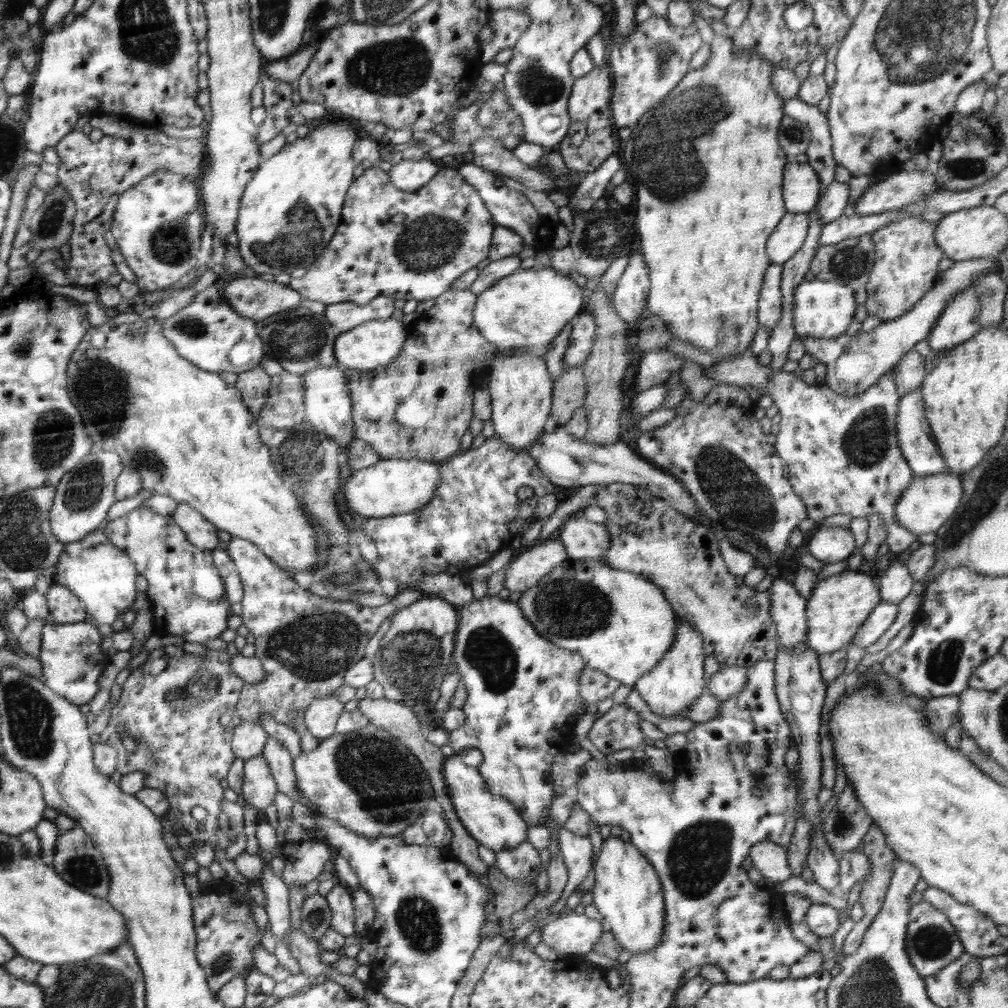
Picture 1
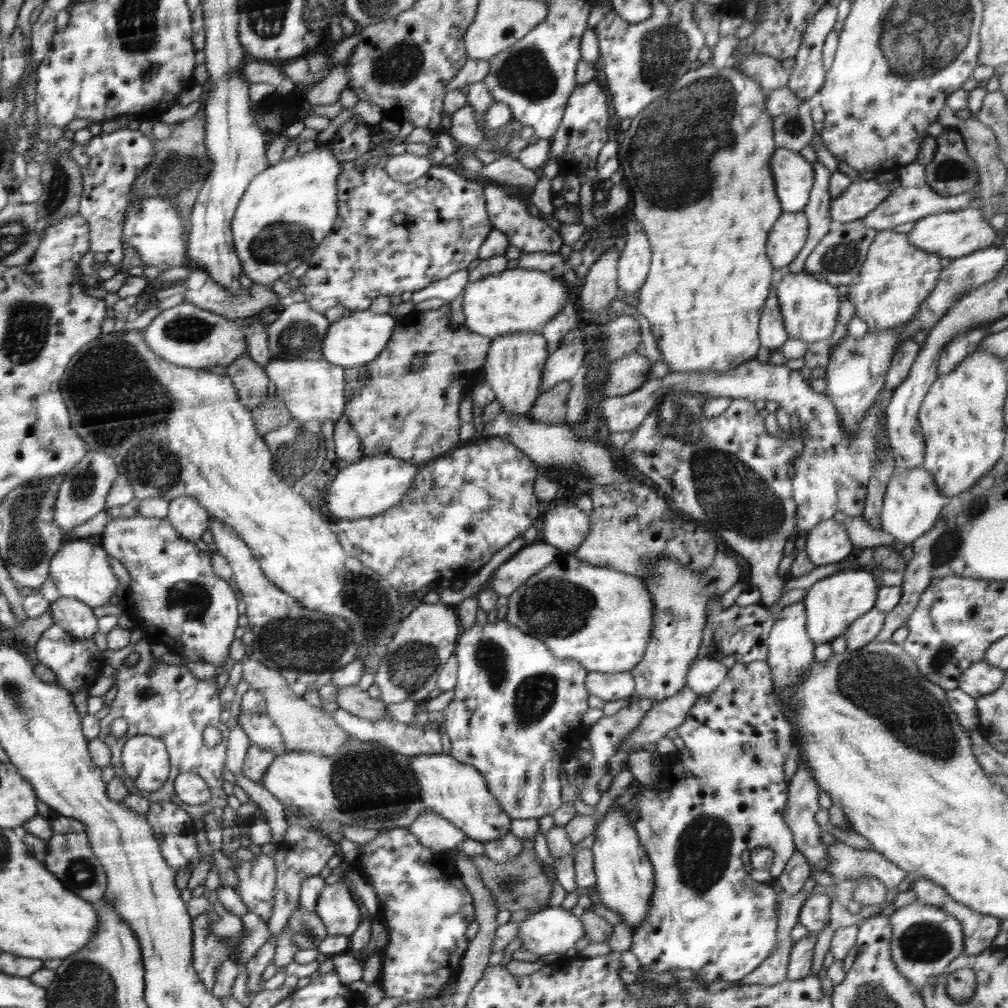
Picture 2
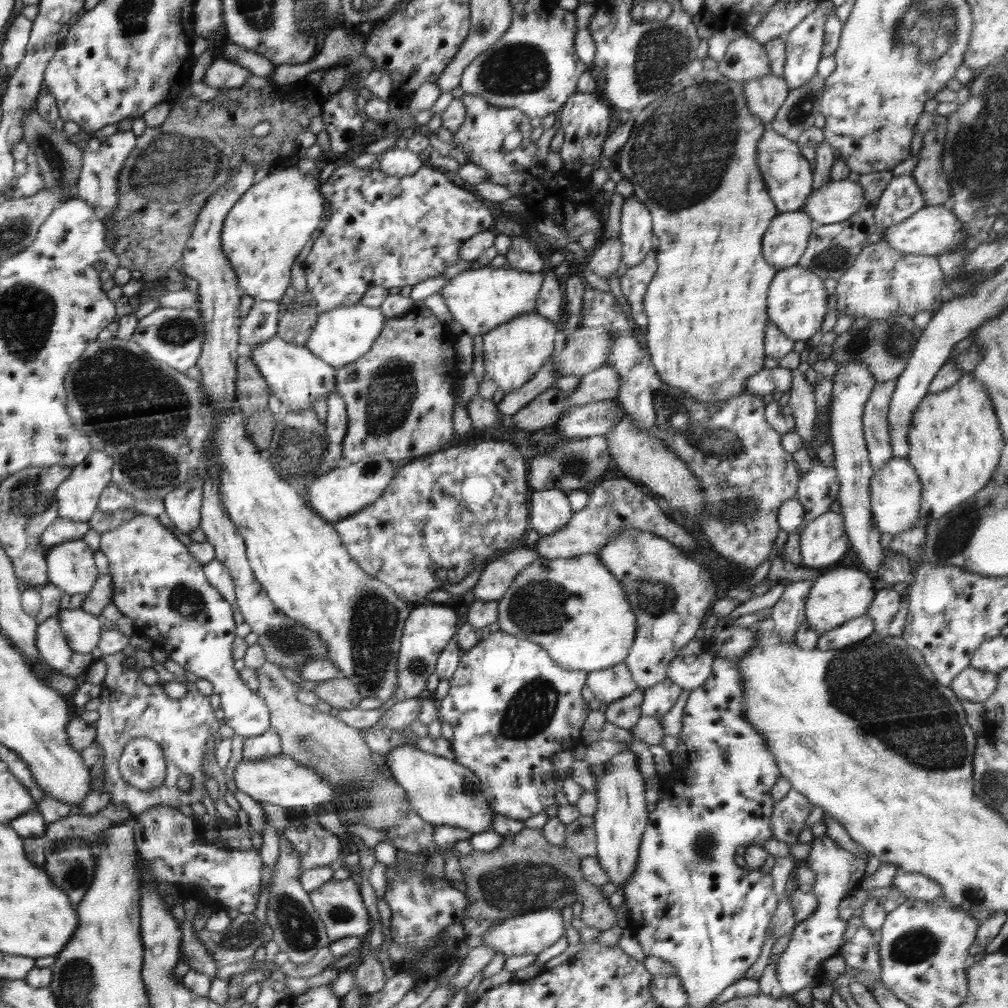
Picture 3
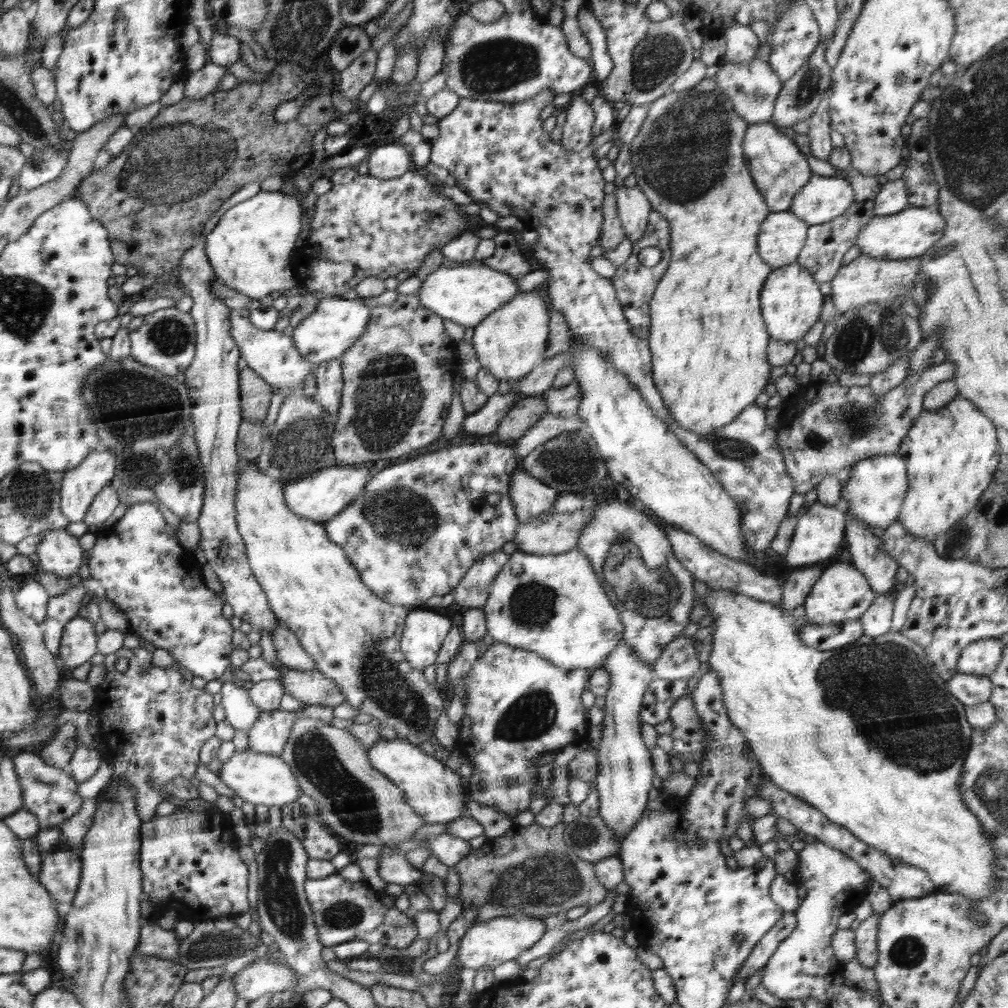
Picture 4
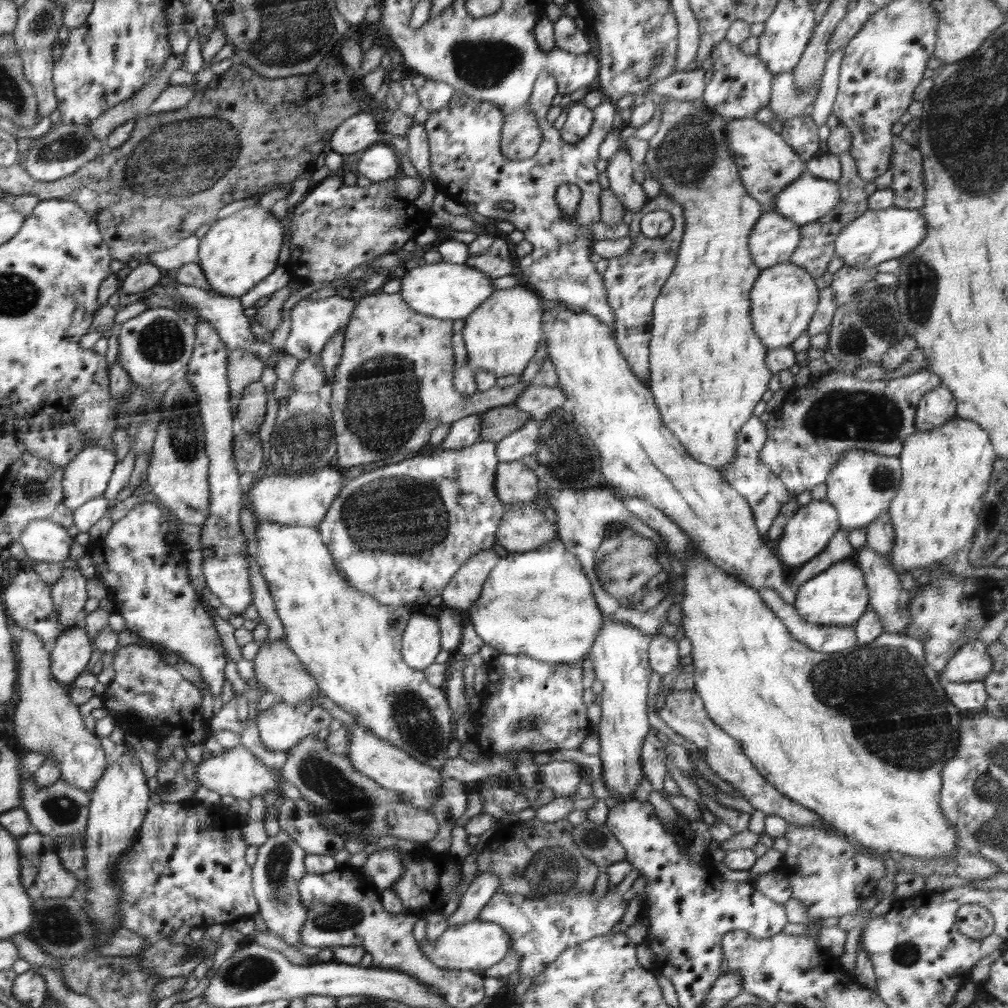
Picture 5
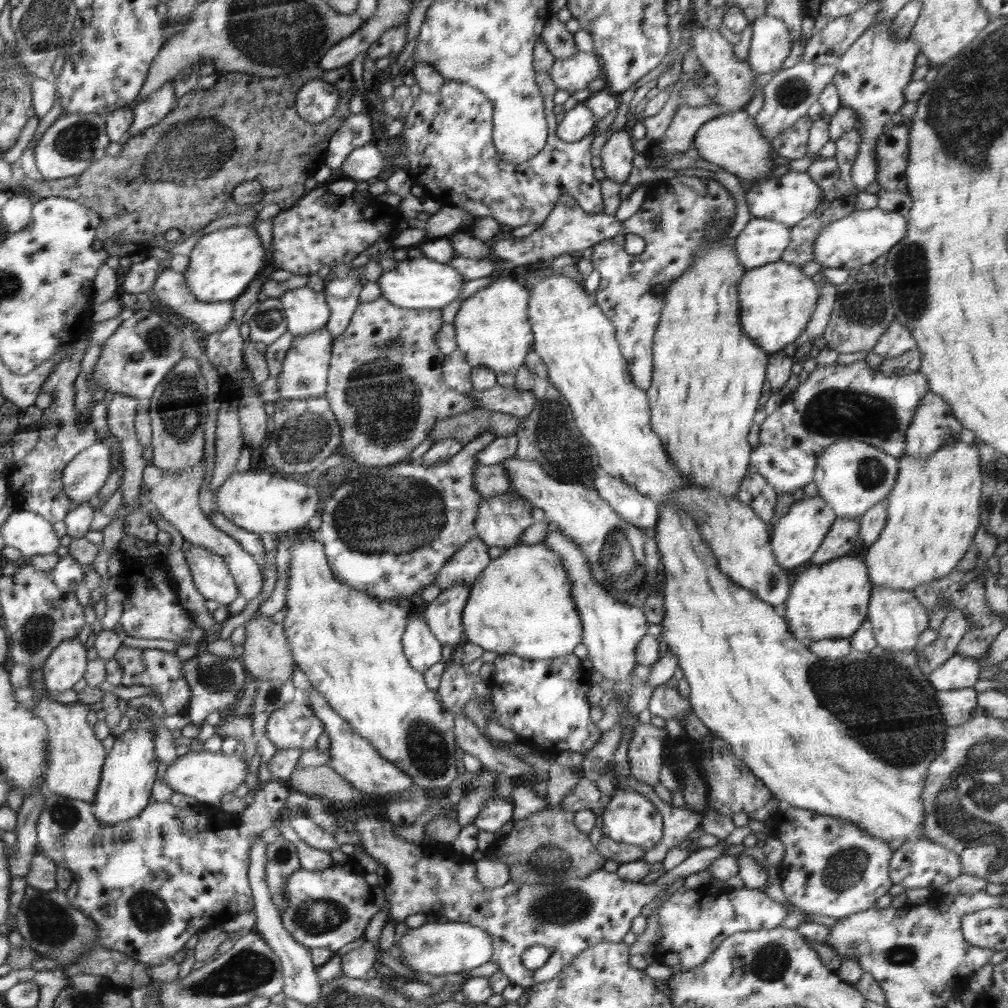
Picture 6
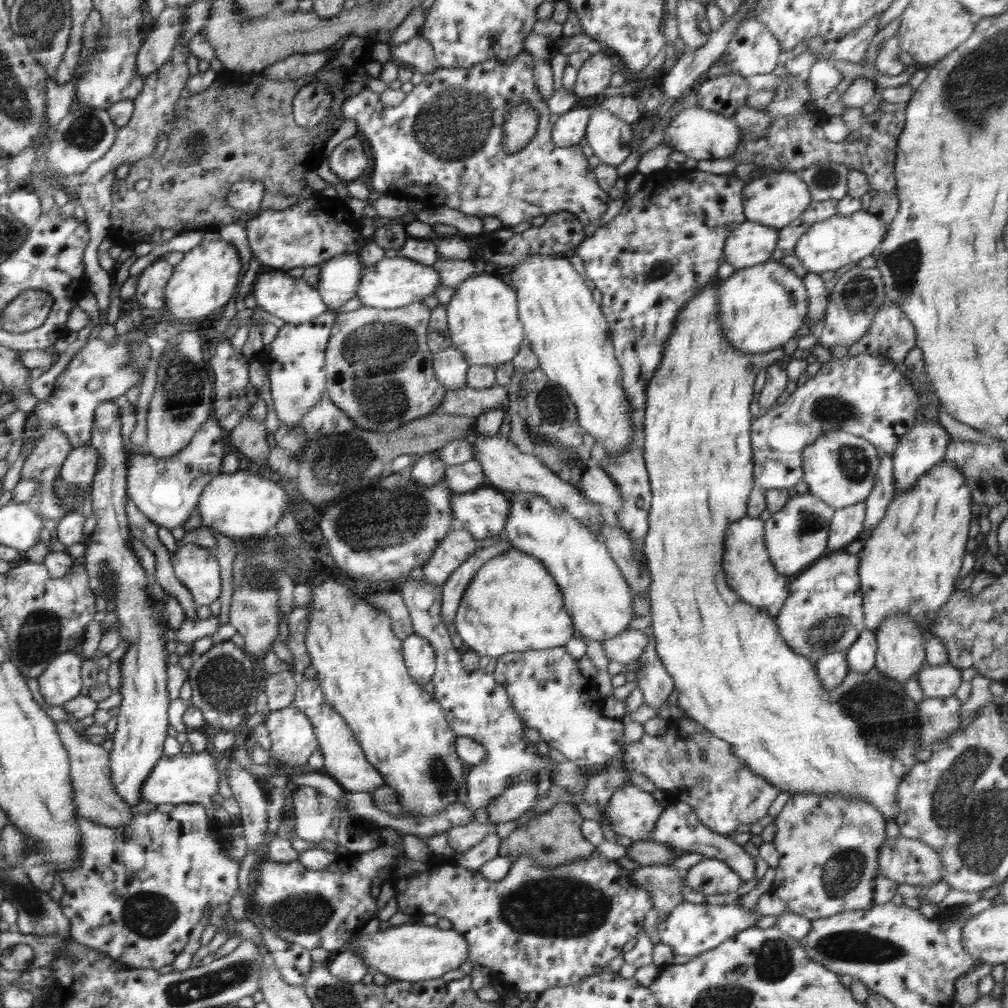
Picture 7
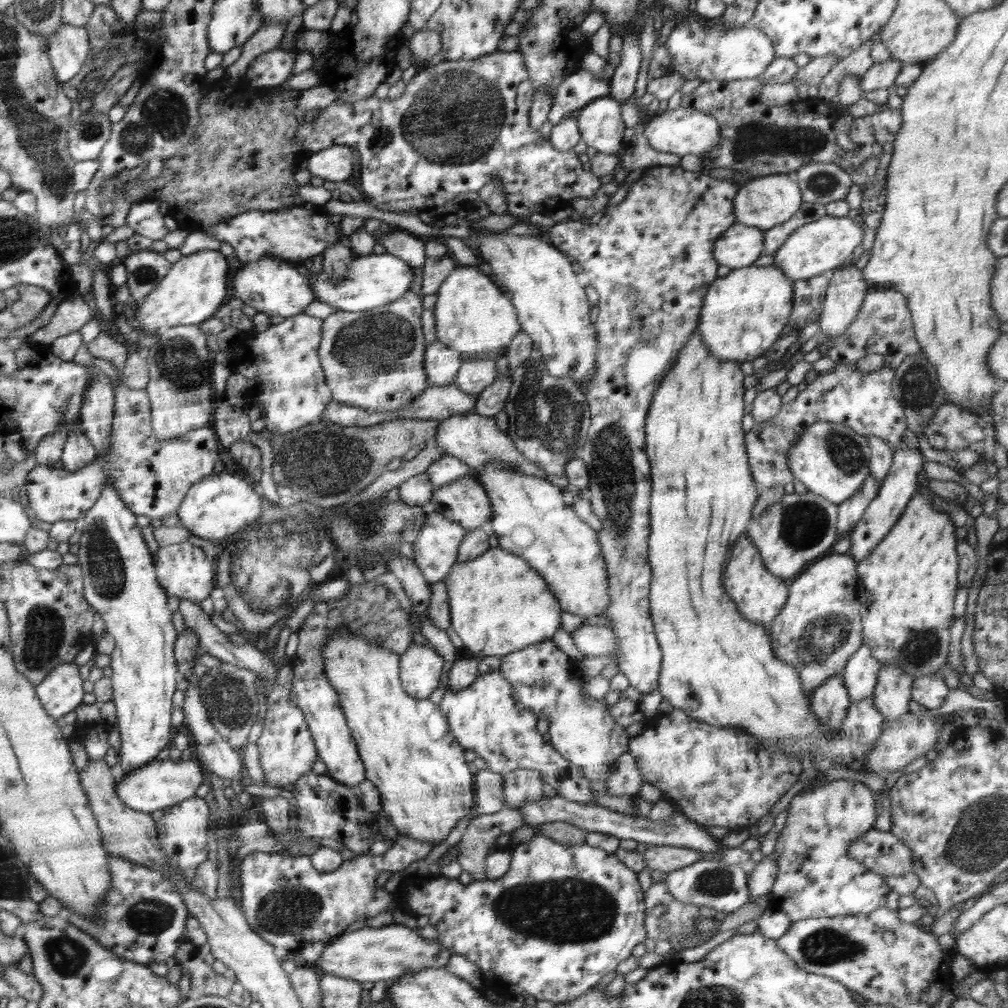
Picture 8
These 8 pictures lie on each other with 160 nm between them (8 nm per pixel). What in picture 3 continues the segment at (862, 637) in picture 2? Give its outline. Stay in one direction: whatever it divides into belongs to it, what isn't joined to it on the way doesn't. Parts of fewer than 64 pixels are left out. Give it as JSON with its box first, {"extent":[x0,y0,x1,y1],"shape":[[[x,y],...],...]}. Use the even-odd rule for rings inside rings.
{"extent":[816,614,875,651],"shape":[[[866,614],[847,620],[837,628],[820,634],[816,646],[823,651],[841,649],[866,640],[875,634],[873,620]]]}

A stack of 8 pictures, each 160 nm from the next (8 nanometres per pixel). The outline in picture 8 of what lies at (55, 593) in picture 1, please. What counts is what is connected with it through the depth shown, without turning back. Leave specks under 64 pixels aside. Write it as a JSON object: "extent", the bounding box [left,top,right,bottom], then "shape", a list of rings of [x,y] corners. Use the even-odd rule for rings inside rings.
{"extent":[37,663,82,719],"shape":[[[62,663],[37,686],[38,696],[46,707],[46,712],[55,719],[72,712],[82,704],[82,678],[76,663]]]}

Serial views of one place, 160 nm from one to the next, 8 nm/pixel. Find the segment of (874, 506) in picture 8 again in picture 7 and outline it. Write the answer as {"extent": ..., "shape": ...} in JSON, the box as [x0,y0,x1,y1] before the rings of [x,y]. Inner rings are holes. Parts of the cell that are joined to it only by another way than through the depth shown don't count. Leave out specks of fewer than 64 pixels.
{"extent":[891,420,952,495],"shape":[[[928,420],[916,422],[916,424],[903,434],[898,441],[896,450],[891,454],[893,457],[893,475],[895,495],[906,493],[920,476],[926,474],[934,465],[943,460],[948,443],[952,440],[948,431],[939,422]]]}

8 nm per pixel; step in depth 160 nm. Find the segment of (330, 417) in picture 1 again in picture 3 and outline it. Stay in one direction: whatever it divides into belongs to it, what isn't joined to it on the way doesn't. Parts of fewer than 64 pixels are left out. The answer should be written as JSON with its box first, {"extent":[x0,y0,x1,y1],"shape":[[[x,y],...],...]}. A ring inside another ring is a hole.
{"extent":[251,335,337,412],"shape":[[[274,335],[271,339],[251,348],[252,359],[273,389],[274,396],[281,400],[283,412],[309,410],[318,398],[326,398],[336,390],[337,368],[310,352],[305,345],[294,344]]]}

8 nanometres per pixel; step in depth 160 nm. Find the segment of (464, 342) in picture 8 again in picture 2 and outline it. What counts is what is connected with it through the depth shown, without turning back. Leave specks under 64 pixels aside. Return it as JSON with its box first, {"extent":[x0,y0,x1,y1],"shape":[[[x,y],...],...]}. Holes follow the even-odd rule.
{"extent":[481,332,548,417],"shape":[[[517,332],[491,339],[481,370],[485,372],[485,382],[495,392],[495,399],[502,404],[502,413],[529,417],[530,409],[542,393],[541,378],[548,356],[547,340],[541,333]]]}

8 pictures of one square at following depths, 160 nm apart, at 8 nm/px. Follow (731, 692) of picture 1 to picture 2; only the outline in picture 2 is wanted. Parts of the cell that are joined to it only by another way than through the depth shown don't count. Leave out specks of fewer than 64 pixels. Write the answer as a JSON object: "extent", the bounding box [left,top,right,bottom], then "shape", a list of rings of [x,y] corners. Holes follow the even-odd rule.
{"extent":[686,658,728,695],"shape":[[[711,658],[696,659],[686,673],[686,687],[697,695],[712,692],[721,685],[728,671],[728,666]]]}

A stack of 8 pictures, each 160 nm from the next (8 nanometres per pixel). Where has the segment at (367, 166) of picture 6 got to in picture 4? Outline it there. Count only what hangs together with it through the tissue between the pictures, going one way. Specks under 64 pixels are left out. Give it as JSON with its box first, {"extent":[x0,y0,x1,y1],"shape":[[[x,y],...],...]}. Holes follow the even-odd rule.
{"extent":[368,142,413,179],"shape":[[[398,142],[372,149],[368,155],[368,175],[379,179],[402,176],[413,166],[410,149]]]}

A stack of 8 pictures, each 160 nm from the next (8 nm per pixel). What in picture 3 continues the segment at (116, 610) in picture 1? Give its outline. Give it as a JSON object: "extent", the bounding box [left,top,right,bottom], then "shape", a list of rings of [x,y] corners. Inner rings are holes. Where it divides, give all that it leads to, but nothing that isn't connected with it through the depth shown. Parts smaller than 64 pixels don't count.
{"extent":[48,539,99,594],"shape":[[[82,539],[70,540],[48,548],[49,583],[60,588],[64,594],[88,594],[99,575],[95,556],[96,552]]]}

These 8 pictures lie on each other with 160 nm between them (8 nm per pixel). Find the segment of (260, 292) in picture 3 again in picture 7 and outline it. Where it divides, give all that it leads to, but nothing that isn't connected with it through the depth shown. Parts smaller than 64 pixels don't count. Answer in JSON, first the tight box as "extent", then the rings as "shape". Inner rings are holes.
{"extent":[166,239,242,318],"shape":[[[222,239],[202,242],[184,253],[183,259],[175,267],[172,278],[166,284],[168,314],[172,318],[204,318],[214,310],[228,304],[242,270],[240,256],[232,243]]]}

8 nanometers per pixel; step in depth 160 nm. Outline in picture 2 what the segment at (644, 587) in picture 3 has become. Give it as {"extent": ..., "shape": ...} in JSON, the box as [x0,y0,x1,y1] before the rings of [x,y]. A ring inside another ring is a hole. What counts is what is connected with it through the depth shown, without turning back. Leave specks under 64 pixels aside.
{"extent":[629,551,741,702],"shape":[[[718,551],[714,562],[704,574],[696,574],[692,570],[682,568],[682,564],[674,560],[658,560],[652,568],[654,578],[643,580],[653,603],[652,634],[650,644],[645,648],[640,662],[629,673],[633,676],[635,693],[639,698],[647,698],[660,702],[676,695],[686,687],[686,673],[694,660],[698,659],[703,631],[707,616],[706,607],[713,596],[722,596],[741,580],[741,569],[734,556]]]}

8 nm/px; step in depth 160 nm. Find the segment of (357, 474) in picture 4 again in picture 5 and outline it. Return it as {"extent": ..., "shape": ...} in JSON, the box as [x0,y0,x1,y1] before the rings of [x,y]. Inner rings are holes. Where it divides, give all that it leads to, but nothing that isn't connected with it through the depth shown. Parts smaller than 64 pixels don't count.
{"extent":[245,466,342,527],"shape":[[[328,466],[308,475],[278,475],[268,473],[251,485],[245,479],[245,498],[257,521],[272,521],[297,527],[317,527],[324,520],[336,496],[340,494],[342,484],[341,468]]]}

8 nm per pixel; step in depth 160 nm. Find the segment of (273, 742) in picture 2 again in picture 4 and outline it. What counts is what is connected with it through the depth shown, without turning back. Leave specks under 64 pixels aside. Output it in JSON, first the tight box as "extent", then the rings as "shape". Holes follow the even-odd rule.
{"extent":[86,502,261,730],"shape":[[[140,502],[128,507],[126,514],[114,525],[97,534],[96,545],[88,552],[86,564],[92,579],[100,582],[112,601],[128,619],[131,632],[144,638],[151,648],[163,649],[186,667],[192,676],[201,676],[207,681],[222,676],[224,668],[230,664],[228,656],[232,652],[232,626],[222,616],[224,600],[214,596],[200,578],[200,572],[188,570],[184,560],[184,548],[176,541],[174,530],[150,502]],[[224,681],[221,687],[221,704],[225,721],[235,729],[246,730],[253,726],[261,715],[261,709],[250,700],[247,685],[243,681]]]}

